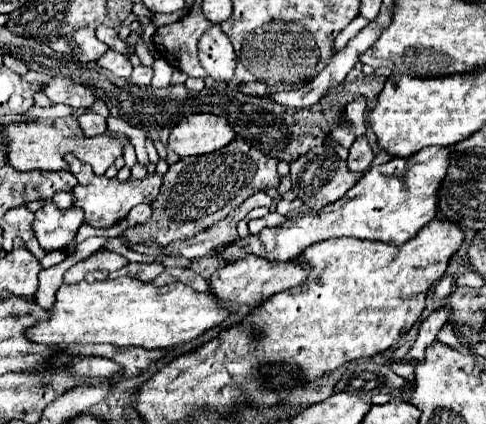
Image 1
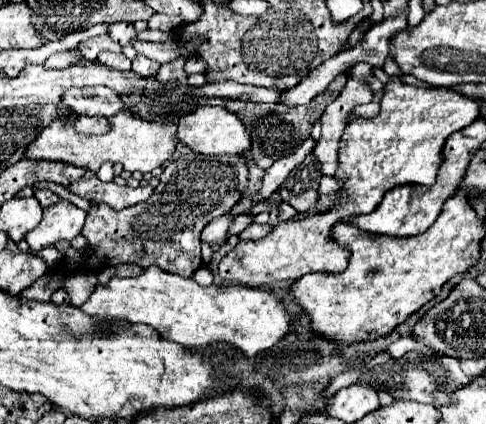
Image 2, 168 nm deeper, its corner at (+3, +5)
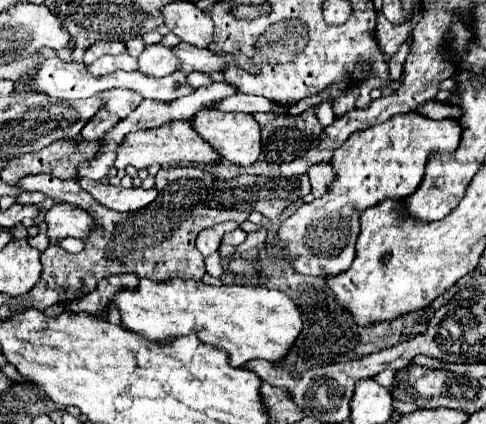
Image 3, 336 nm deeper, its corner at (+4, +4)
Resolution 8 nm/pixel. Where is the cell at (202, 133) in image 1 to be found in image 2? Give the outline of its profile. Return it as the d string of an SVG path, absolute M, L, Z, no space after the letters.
M198 106L194 112L178 120L178 138L182 144L190 146L198 154L220 156L220 154L240 154L244 156L250 150L250 134L242 120L222 106Z

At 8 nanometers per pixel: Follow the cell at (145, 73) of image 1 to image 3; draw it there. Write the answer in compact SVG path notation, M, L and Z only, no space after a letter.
M147 45L137 59L137 71L153 77L163 77L175 71L175 55L161 45Z

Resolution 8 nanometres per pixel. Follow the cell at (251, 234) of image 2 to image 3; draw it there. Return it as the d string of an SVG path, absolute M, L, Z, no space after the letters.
M235 229L235 231L231 231L231 233L225 233L221 243L225 243L225 245L235 245L235 247L237 247L237 245L241 245L245 239L247 239L247 233L245 233L243 229Z

